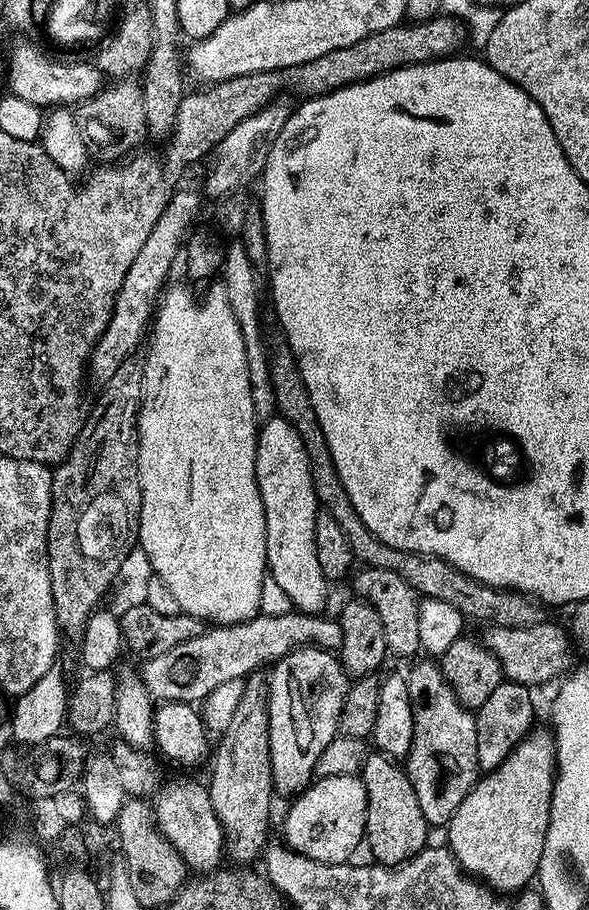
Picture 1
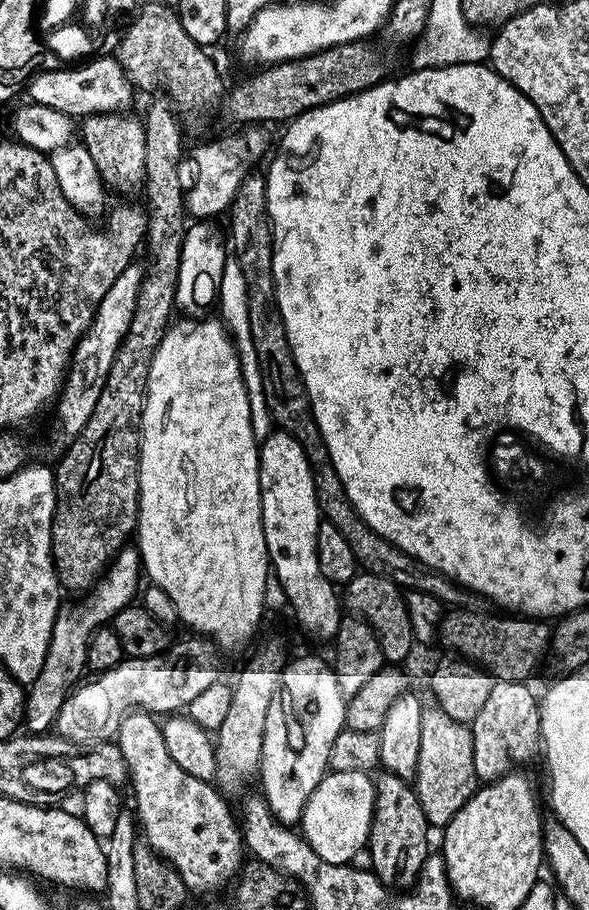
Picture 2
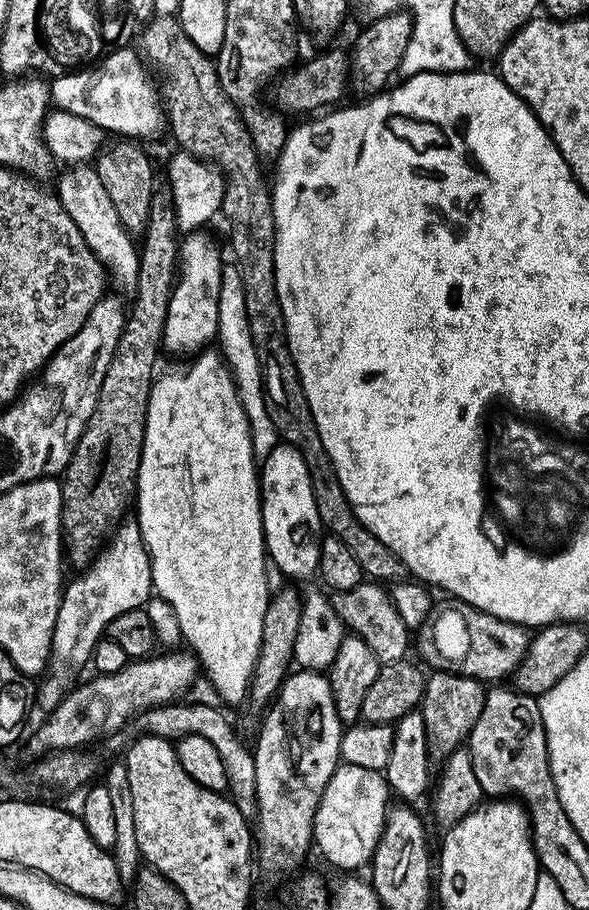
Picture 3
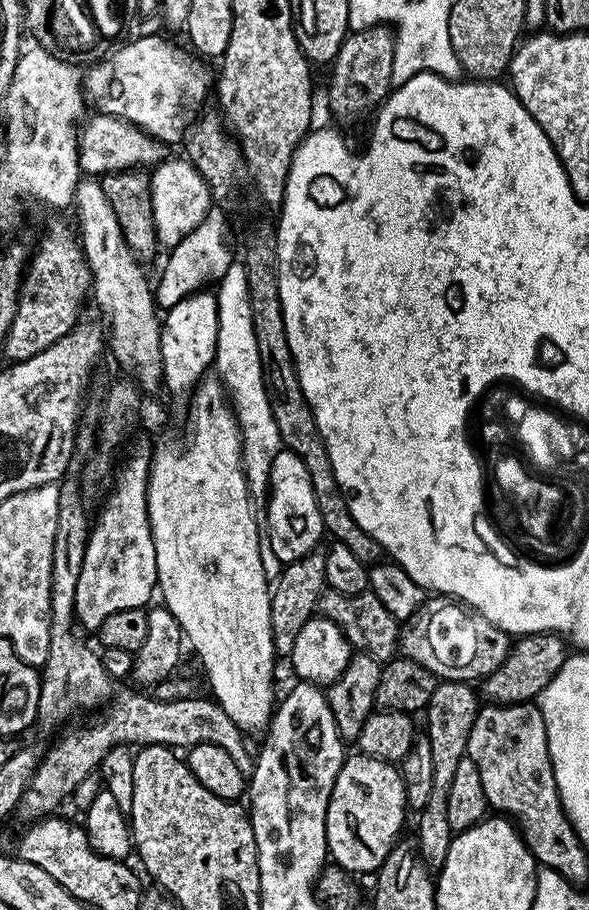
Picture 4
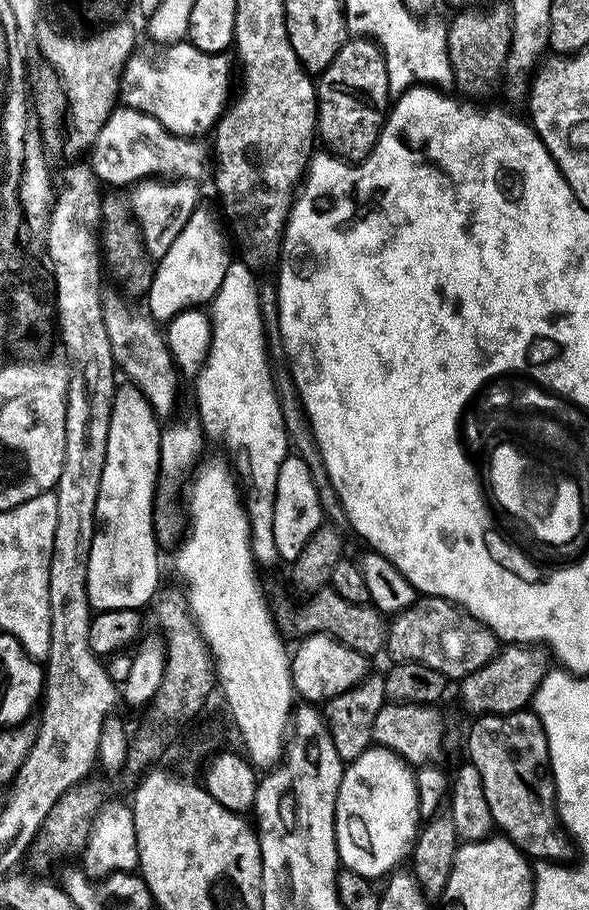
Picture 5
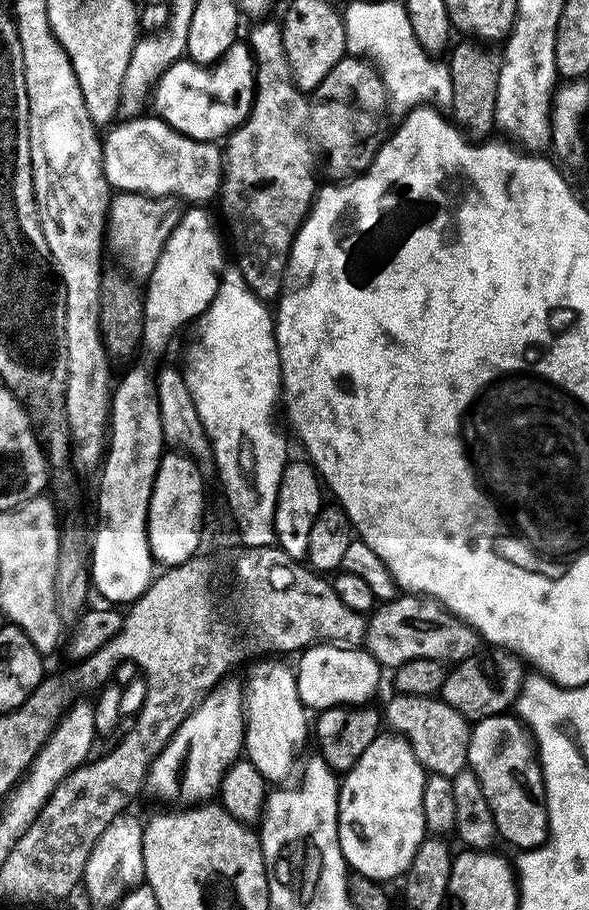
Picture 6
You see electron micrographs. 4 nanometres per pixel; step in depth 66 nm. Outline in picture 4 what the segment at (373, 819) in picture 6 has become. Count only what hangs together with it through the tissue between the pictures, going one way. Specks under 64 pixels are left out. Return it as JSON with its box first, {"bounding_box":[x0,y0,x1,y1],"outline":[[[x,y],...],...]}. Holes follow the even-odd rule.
{"bounding_box":[325,754,409,873],"outline":[[[363,754],[349,755],[341,766],[337,781],[334,782],[333,793],[330,794],[329,808],[326,810],[325,832],[328,839],[327,855],[347,872],[375,873],[382,866],[386,854],[390,854],[400,832],[404,828],[404,812],[409,811],[408,790],[400,776],[399,767],[395,763],[379,760]]]}

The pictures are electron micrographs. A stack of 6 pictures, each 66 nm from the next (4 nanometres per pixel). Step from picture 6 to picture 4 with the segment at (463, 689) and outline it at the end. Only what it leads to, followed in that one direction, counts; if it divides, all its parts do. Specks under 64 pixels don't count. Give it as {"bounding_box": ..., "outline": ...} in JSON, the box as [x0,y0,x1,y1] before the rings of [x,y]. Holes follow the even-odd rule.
{"bounding_box":[482,632,566,704],"outline":[[[532,632],[519,637],[509,647],[502,666],[484,677],[482,696],[485,701],[497,704],[526,704],[535,701],[546,690],[550,678],[558,672],[566,655],[566,641],[555,632]]]}

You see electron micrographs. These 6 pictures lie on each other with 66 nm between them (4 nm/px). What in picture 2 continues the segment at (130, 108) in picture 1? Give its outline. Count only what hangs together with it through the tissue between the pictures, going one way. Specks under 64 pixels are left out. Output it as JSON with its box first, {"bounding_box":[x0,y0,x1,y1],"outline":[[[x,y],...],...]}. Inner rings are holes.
{"bounding_box":[78,112,146,192],"outline":[[[97,112],[95,116],[83,117],[81,124],[84,125],[82,125],[81,128],[79,125],[78,128],[79,135],[80,132],[82,135],[84,135],[84,137],[82,137],[84,148],[86,150],[90,150],[90,158],[94,158],[94,166],[98,166],[98,174],[103,178],[105,185],[107,185],[111,191],[113,188],[113,190],[116,192],[136,192],[139,190],[139,188],[141,191],[141,189],[145,187],[144,175],[146,174],[146,134],[144,133],[143,123],[141,123],[139,119],[136,118],[135,120],[134,117],[128,115],[132,114],[121,114],[118,112]]]}

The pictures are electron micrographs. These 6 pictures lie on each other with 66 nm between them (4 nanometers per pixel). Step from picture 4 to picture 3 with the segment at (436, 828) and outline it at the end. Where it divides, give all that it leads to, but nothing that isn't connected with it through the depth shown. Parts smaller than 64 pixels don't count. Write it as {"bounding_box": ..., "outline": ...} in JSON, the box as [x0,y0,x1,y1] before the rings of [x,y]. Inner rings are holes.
{"bounding_box":[422,671,488,762],"outline":[[[433,671],[424,682],[422,711],[428,735],[428,756],[434,762],[443,762],[467,741],[478,714],[486,702],[488,692],[481,681],[456,672]]]}

